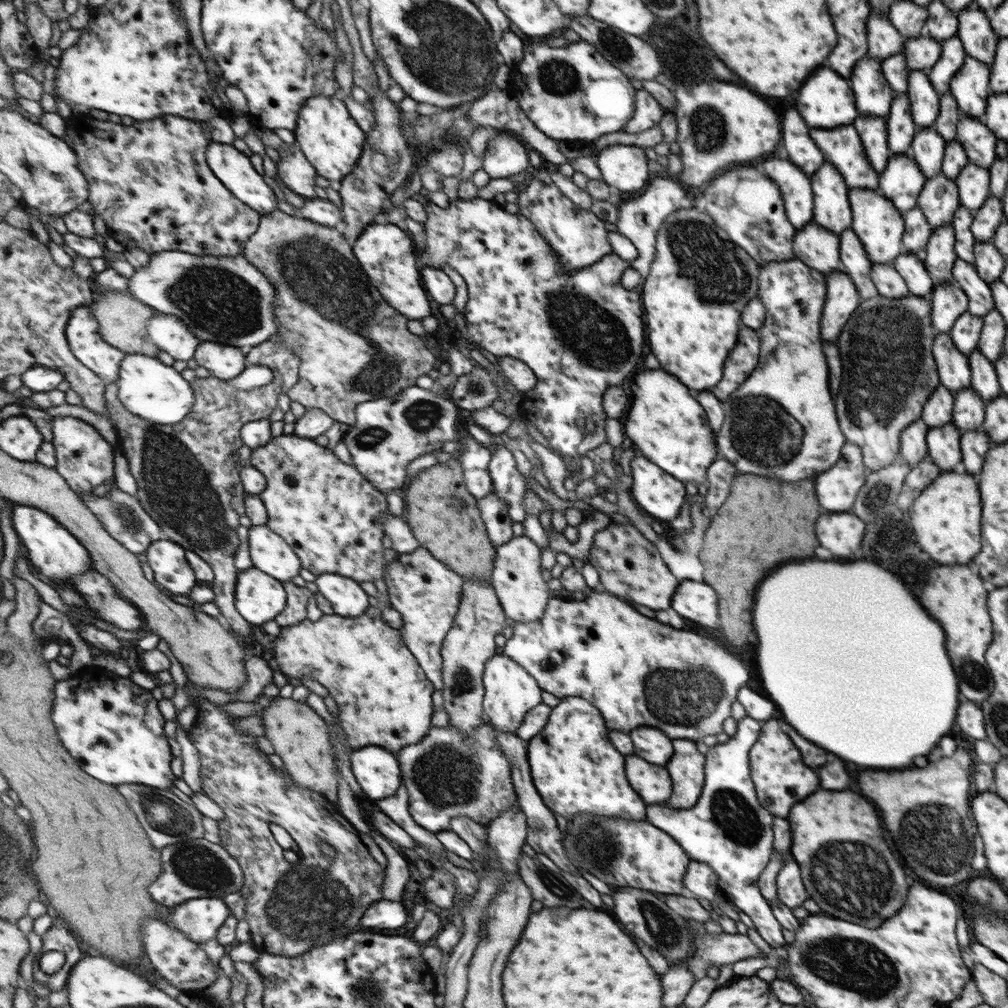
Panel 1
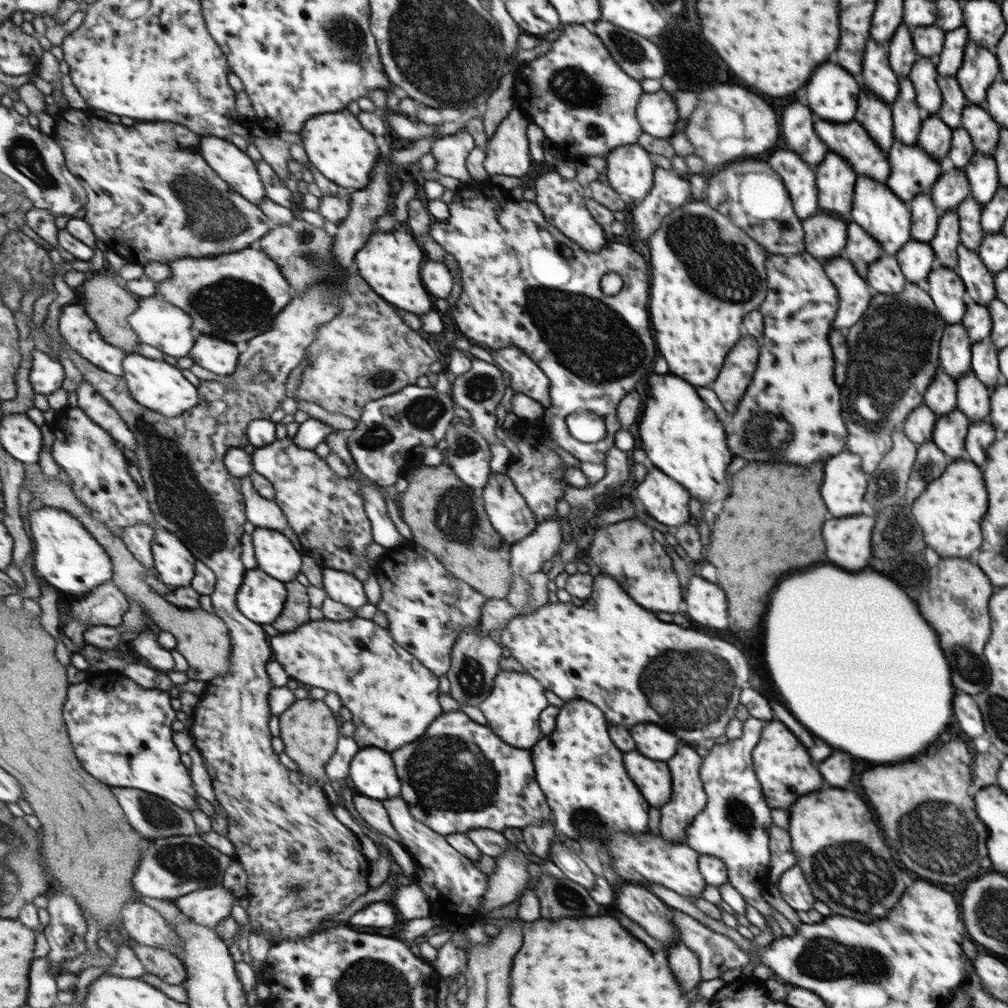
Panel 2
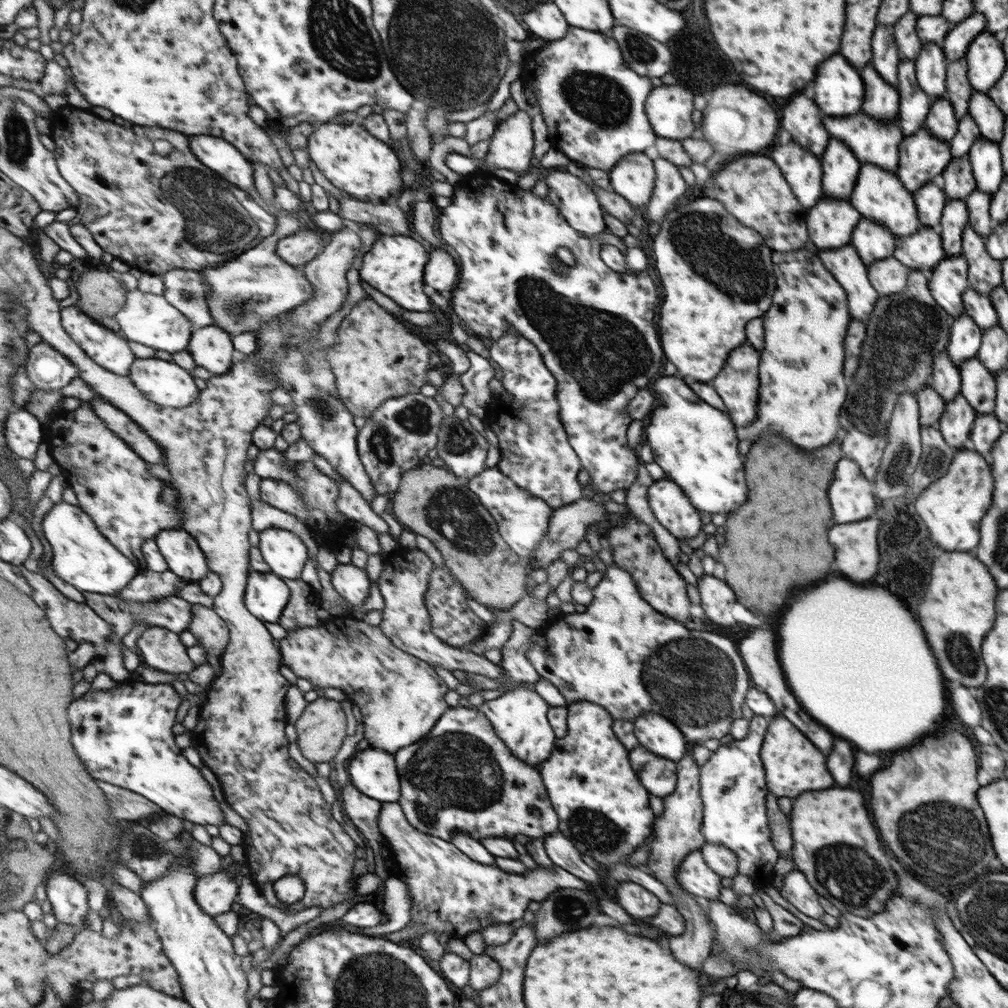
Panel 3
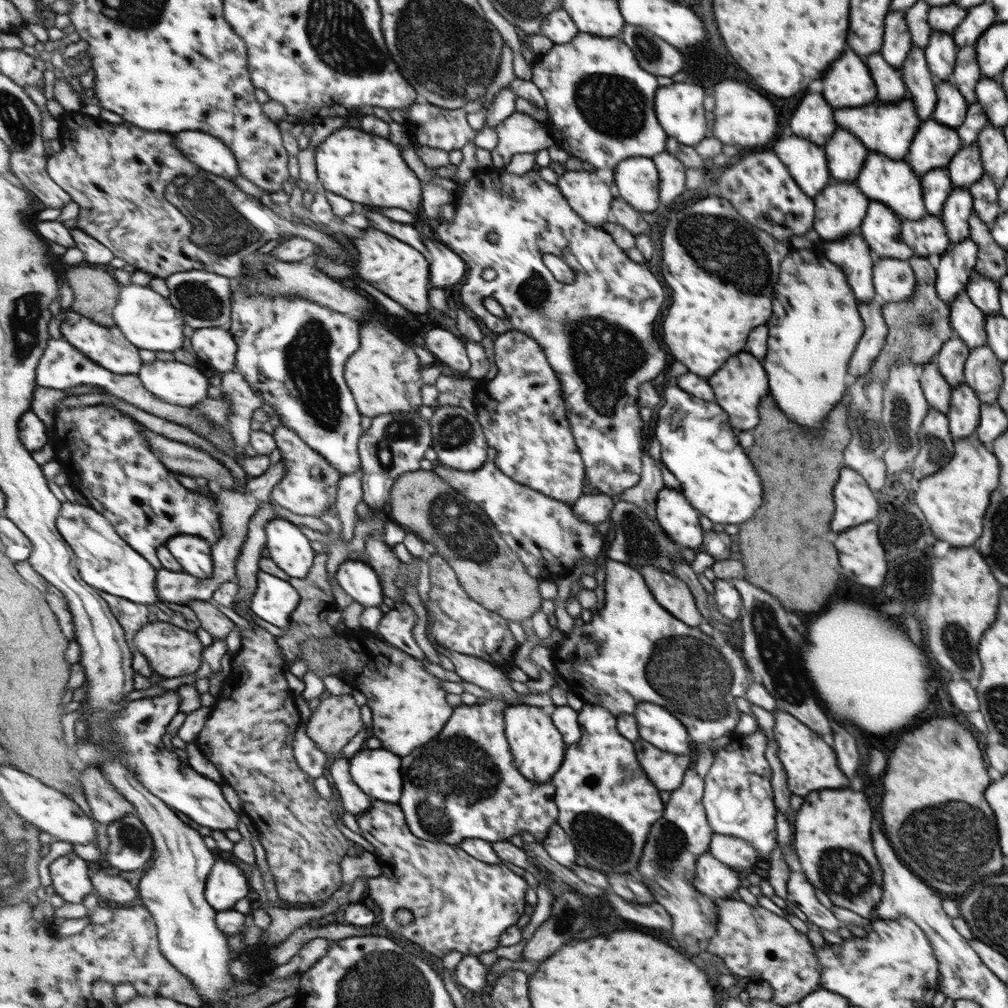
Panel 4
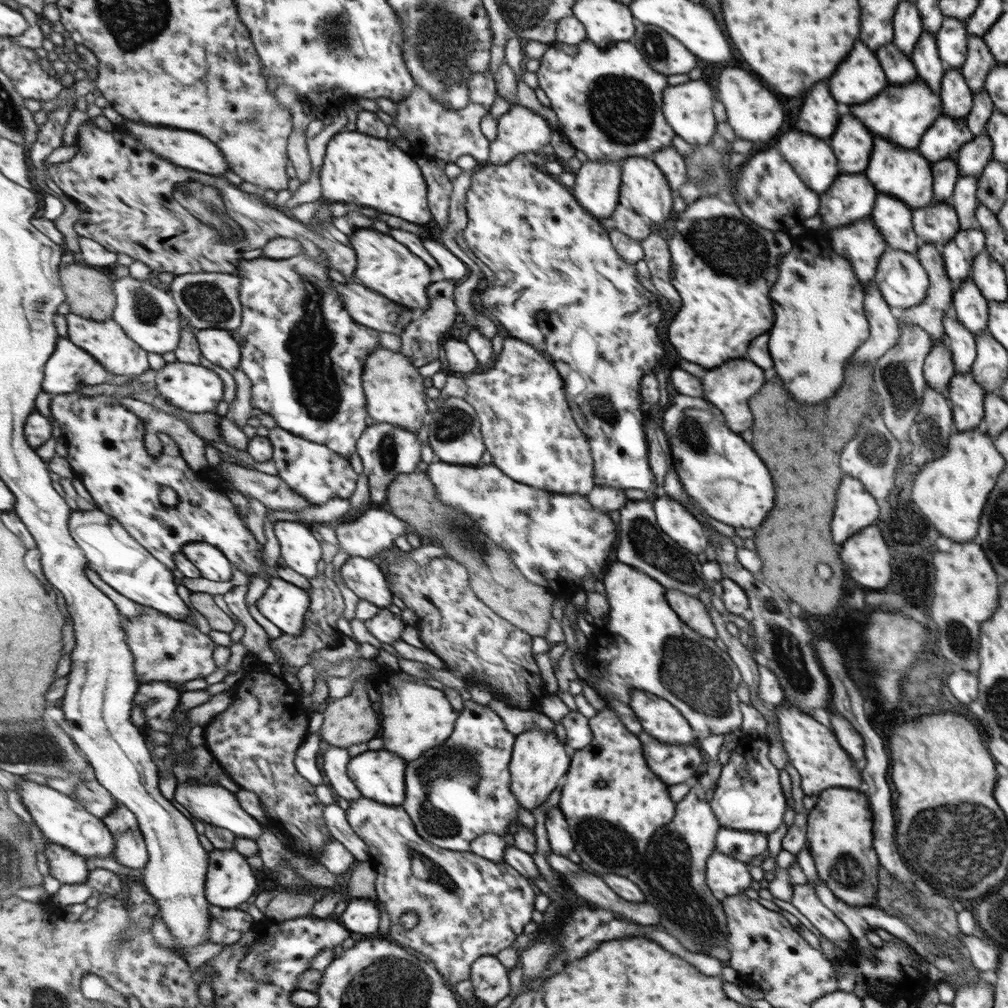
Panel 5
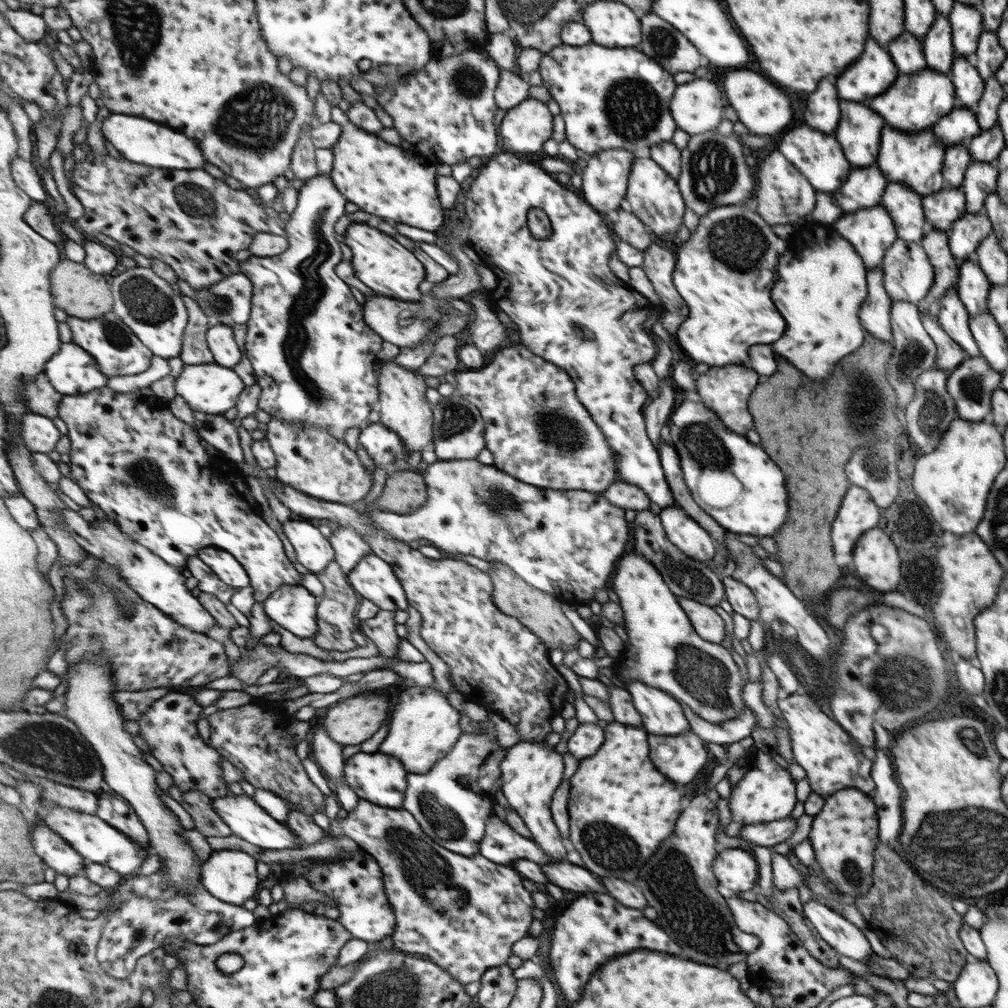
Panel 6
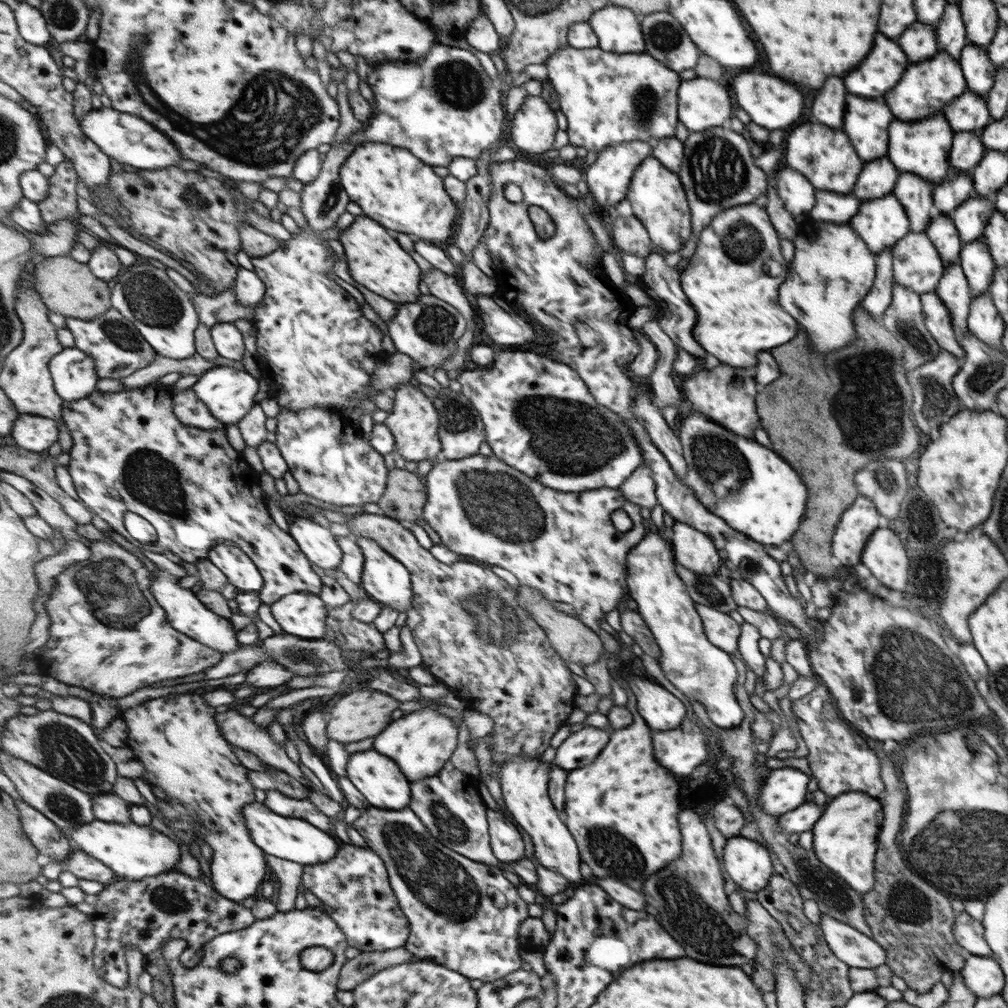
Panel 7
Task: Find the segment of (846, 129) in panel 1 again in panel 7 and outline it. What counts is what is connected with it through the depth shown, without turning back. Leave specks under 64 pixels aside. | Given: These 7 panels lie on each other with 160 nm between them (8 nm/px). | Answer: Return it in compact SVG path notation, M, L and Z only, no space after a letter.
M938 49L937 54L928 60L909 65L902 75L899 84L891 88L885 96L885 104L895 112L895 119L902 121L914 121L926 119L945 109L945 104L953 101L966 91L966 79L962 68L950 54Z

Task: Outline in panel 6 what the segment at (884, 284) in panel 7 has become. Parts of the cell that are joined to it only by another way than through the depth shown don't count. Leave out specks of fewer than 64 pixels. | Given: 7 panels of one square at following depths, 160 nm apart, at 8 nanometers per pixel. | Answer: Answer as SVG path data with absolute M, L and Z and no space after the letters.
M871 268L867 272L867 298L864 298L859 308L859 320L861 320L861 326L867 328L867 333L887 342L892 340L890 303L889 295L882 286L881 268Z

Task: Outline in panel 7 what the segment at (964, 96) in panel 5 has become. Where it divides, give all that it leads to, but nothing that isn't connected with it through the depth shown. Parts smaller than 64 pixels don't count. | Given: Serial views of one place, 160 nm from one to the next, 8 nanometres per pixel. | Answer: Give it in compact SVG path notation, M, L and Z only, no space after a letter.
M967 42L957 62L966 79L966 91L985 96L993 84L996 71L996 68L989 64L985 48Z

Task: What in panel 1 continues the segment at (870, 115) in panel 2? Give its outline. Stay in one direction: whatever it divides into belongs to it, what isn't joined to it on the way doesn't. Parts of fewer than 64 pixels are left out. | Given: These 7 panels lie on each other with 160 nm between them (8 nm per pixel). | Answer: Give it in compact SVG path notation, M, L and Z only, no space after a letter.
M859 116L859 120L855 120L855 128L859 128L859 137L862 144L865 144L871 166L875 172L883 172L891 155L886 119L878 116Z

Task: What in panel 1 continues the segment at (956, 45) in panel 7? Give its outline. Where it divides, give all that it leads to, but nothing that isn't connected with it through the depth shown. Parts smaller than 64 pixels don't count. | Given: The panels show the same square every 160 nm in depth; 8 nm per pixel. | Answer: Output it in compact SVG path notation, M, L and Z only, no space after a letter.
M906 93L894 96L890 112L885 119L891 154L903 154L909 148L909 142L915 134L915 123L910 113L910 99Z

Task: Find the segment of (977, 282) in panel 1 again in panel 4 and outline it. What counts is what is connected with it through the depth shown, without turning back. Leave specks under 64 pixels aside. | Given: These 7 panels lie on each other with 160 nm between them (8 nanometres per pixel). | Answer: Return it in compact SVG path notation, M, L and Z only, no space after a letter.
M973 212L969 215L968 227L968 237L977 245L974 272L997 283L1006 273L1005 249L995 244L990 228Z

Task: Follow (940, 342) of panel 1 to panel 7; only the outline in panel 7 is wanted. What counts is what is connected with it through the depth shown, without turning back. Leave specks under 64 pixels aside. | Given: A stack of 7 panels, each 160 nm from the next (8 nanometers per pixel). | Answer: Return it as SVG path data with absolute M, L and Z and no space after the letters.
M982 238L963 243L959 265L966 276L972 296L987 293L987 286L993 279L995 268Z

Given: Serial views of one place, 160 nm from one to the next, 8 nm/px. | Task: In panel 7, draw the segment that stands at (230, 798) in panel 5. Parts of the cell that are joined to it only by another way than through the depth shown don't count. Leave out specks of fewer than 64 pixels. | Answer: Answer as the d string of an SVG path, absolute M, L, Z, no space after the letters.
M253 802L242 811L247 819L251 836L266 854L272 854L285 860L298 862L305 867L313 864L326 863L338 855L342 843L330 833L323 832L317 825L299 818L286 818L267 808L265 803Z

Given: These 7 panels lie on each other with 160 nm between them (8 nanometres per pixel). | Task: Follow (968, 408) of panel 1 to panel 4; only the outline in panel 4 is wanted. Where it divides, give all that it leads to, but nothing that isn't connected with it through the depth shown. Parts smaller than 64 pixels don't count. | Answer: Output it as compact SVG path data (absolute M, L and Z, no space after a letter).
M987 346L970 349L965 362L964 383L983 404L995 404L1002 383L1002 362Z

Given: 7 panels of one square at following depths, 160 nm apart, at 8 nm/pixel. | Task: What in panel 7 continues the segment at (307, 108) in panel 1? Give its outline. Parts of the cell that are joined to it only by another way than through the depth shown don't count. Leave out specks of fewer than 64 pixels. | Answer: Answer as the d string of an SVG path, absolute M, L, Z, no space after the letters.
M385 143L360 144L342 166L343 186L351 200L362 206L364 214L379 220L385 228L446 245L454 236L453 226L457 226L460 204L447 192L444 178L437 176L430 164L425 164L409 150Z

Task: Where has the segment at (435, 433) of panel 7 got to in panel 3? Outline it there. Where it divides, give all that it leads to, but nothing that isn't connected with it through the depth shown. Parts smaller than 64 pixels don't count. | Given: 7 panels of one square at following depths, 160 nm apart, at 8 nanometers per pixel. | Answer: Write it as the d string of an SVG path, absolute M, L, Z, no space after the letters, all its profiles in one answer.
M371 298L359 301L345 316L337 332L339 341L329 347L328 359L337 377L339 398L354 416L367 419L386 400L419 393L428 383L428 372L436 368L429 364L429 346Z

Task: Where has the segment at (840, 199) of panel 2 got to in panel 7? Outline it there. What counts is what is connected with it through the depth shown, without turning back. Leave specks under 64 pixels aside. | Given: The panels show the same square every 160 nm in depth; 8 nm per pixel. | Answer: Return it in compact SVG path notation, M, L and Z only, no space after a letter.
M851 94L845 96L841 129L864 162L886 156L889 126L894 119L885 104Z

